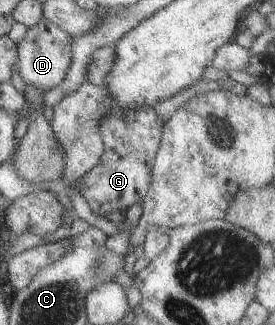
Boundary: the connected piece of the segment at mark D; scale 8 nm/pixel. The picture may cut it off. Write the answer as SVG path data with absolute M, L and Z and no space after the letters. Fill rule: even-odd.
M40 17L34 26L27 27L25 36L17 43L18 74L26 85L44 90L61 82L71 63L71 36L56 24Z

